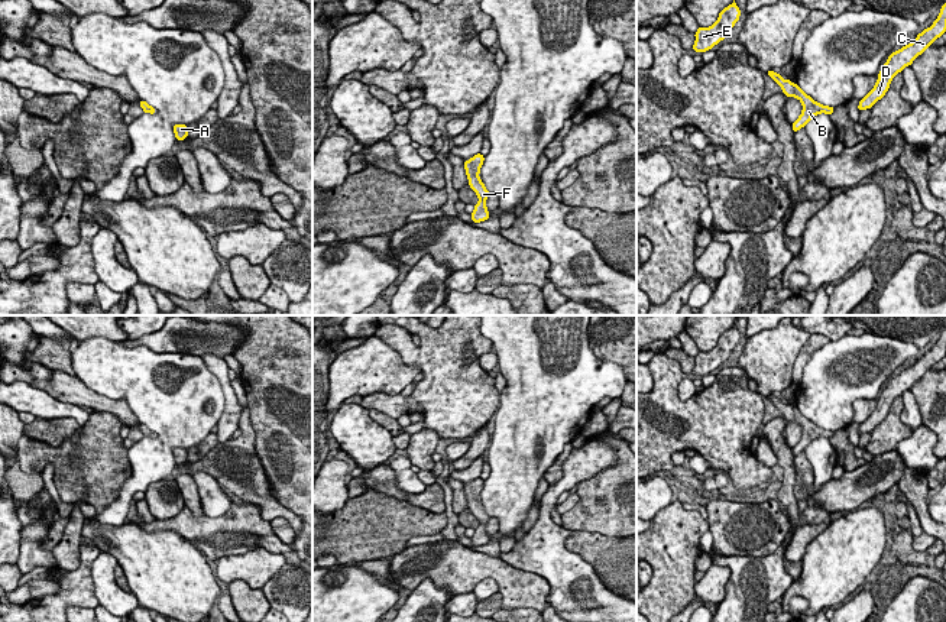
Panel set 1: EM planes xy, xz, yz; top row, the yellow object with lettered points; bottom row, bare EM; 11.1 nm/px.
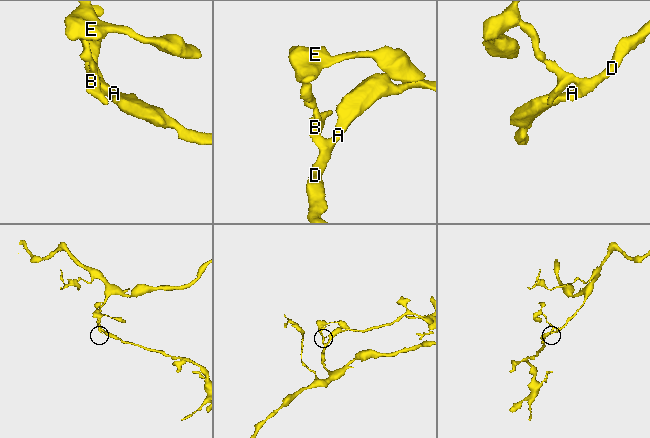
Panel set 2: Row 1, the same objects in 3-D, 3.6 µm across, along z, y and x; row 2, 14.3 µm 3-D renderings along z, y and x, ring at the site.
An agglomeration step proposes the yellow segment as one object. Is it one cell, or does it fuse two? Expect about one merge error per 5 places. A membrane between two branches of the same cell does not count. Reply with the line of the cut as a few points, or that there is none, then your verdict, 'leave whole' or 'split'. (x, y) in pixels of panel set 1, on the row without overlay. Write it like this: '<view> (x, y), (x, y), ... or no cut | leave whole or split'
no cut | leave whole

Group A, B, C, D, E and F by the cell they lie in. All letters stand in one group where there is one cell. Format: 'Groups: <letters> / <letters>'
Groups: A B C D E F

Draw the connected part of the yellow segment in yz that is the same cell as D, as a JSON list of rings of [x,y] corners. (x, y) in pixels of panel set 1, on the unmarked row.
[[[946,327],[940,333],[940,338],[929,353],[924,353],[917,359],[916,365],[903,370],[897,376],[890,378],[887,386],[878,398],[875,411],[865,419],[858,430],[858,434],[872,433],[872,430],[881,424],[890,412],[892,402],[903,395],[904,391],[913,388],[913,385],[921,379],[933,365],[940,362],[946,356]]]

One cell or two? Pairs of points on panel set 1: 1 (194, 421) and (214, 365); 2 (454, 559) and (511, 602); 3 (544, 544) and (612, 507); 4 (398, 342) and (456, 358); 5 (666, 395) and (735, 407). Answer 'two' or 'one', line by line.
1: two
2: one
3: two
4: one
5: one

